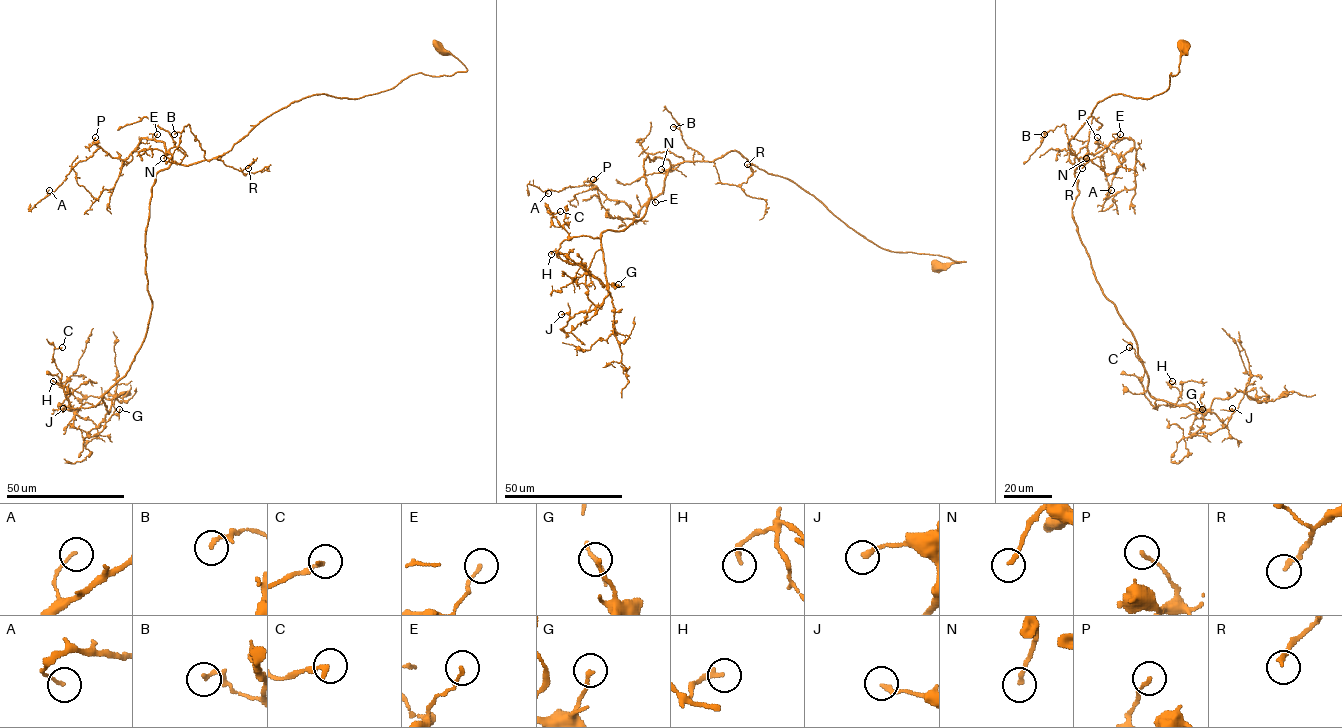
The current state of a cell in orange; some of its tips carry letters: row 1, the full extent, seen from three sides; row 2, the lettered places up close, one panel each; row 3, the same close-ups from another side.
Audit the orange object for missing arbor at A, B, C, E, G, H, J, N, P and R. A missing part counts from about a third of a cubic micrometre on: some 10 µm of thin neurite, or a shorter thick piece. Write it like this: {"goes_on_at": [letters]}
{"goes_on_at": ["N"]}

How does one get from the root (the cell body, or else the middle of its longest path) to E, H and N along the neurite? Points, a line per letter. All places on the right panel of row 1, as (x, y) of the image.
E: (1184, 47), (1179, 72), (1170, 72), (1164, 92), (1100, 101), (1068, 148), (1079, 165), (1120, 134)
H: (1184, 47), (1164, 92), (1113, 94), (1068, 142), (1082, 161), (1072, 218), (1154, 408), (1178, 400), (1172, 381)
N: (1184, 47), (1164, 92), (1113, 94), (1094, 107), (1068, 142), (1079, 165), (1086, 158)

